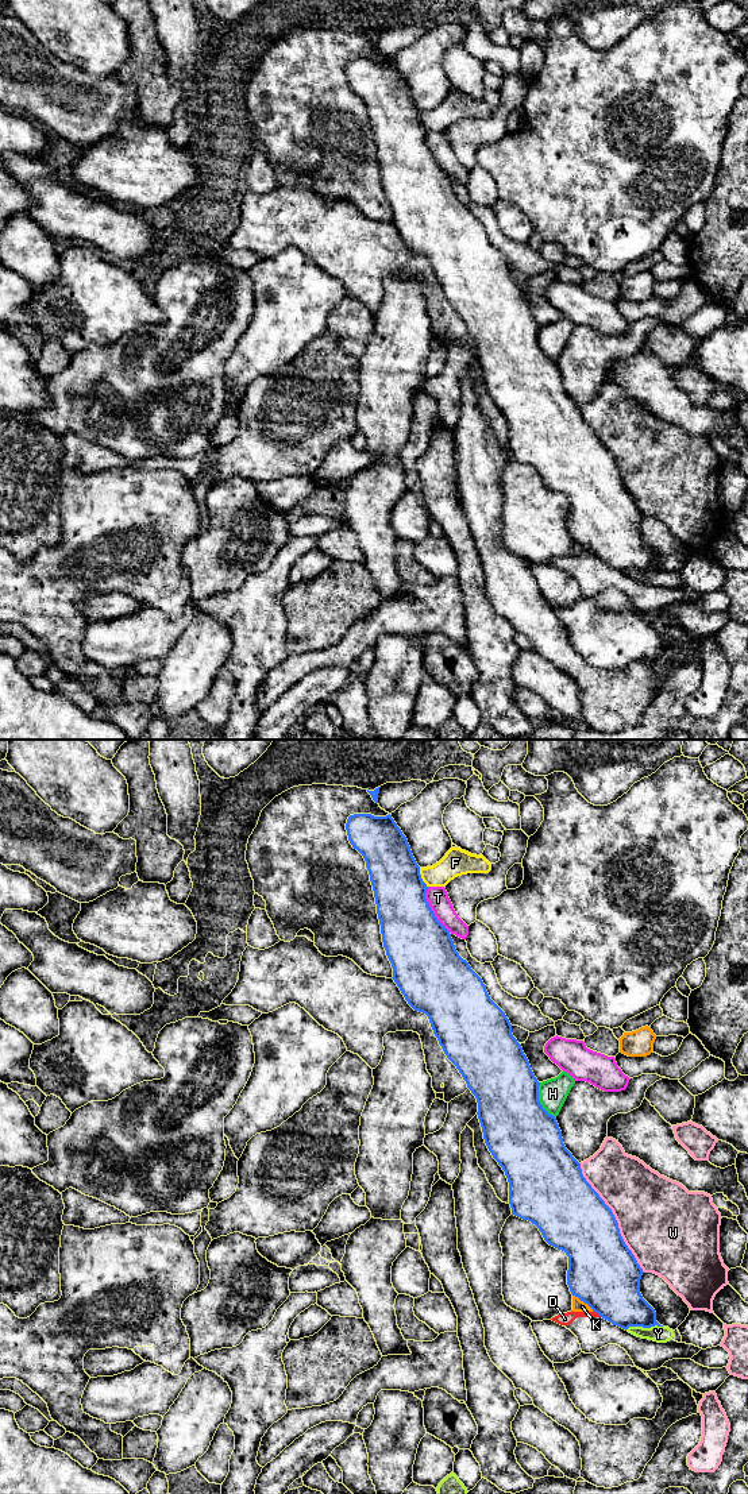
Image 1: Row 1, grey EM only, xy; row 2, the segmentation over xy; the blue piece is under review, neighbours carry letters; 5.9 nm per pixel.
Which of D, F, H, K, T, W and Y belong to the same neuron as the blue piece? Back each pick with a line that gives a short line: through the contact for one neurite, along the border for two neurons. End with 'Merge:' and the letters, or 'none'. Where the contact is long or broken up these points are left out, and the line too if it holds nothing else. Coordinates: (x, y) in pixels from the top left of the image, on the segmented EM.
Merge: none

